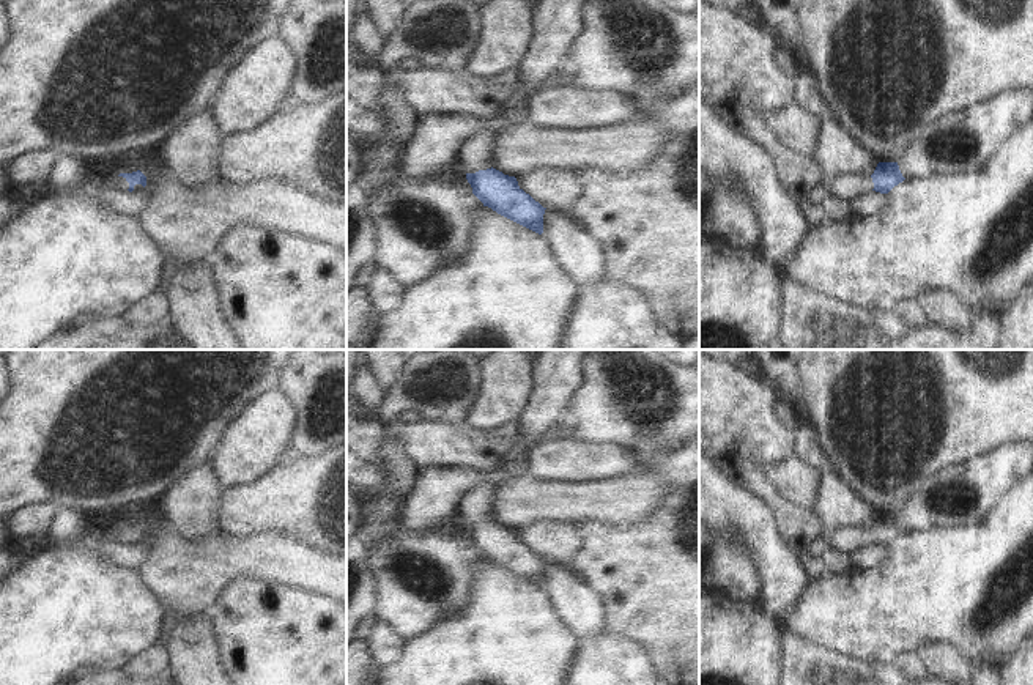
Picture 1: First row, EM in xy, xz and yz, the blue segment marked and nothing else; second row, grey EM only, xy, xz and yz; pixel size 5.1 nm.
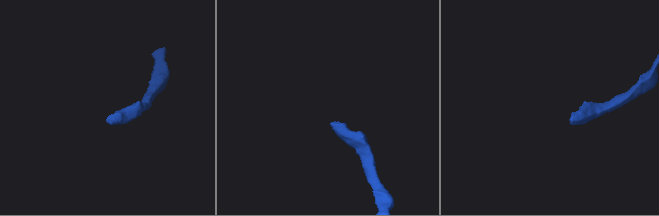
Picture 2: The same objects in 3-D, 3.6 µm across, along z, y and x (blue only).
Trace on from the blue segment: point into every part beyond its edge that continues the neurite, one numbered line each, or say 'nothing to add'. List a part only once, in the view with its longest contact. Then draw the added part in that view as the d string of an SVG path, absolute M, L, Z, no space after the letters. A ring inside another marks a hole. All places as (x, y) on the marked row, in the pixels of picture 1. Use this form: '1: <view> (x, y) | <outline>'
1: xz (474, 155) | M509 102L502 112L485 121L472 137L460 146L457 154L457 165L465 173L476 173L479 170L491 168L491 140L493 131L504 124L516 123L526 118L528 102Z

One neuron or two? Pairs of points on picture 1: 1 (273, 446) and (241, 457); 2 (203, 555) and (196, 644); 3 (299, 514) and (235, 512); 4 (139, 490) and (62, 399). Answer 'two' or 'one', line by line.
1: one
2: two
3: one
4: one

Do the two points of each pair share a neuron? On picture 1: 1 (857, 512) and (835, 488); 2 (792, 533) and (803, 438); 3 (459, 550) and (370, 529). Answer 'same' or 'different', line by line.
1: same
2: different
3: different

